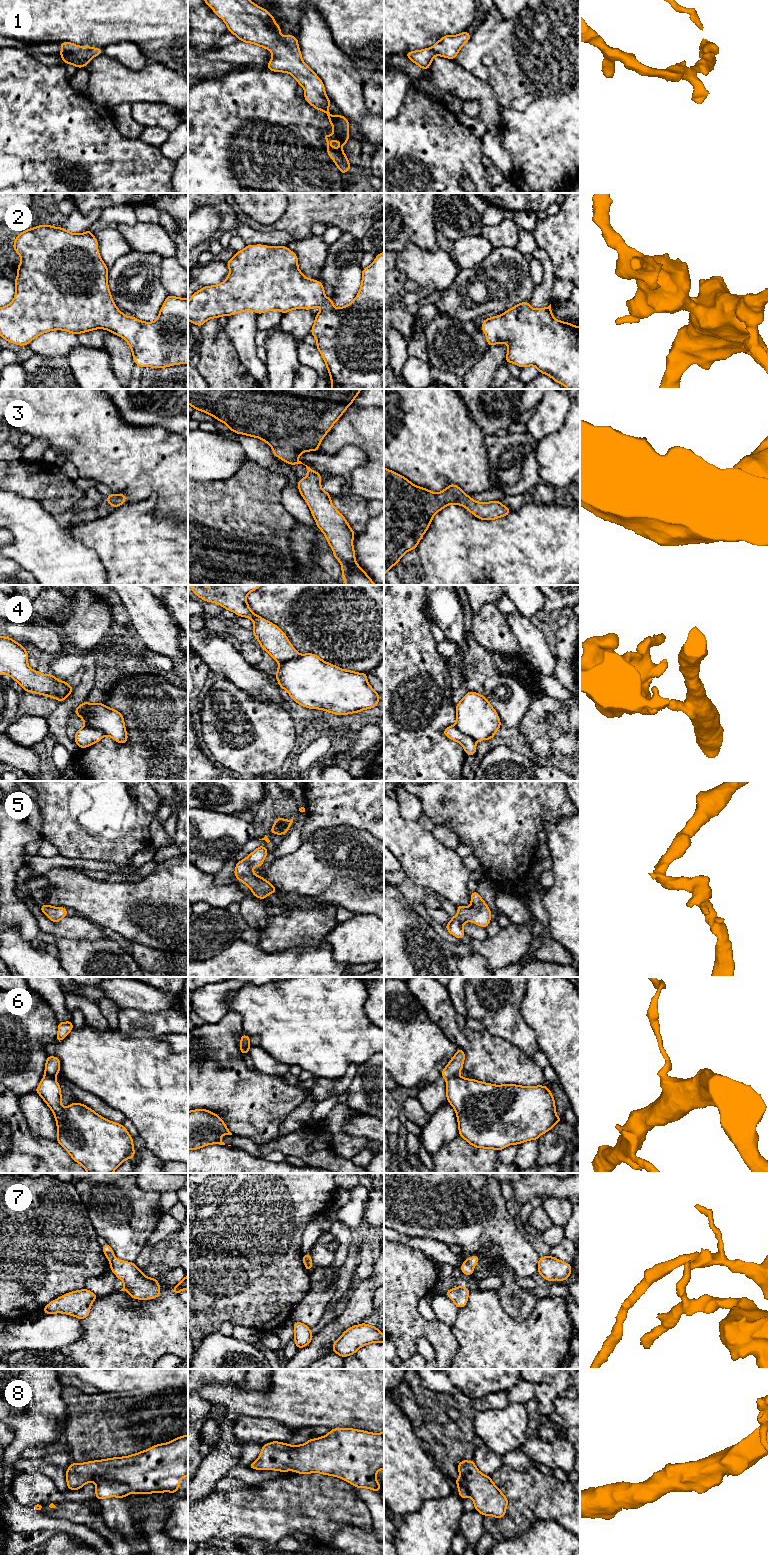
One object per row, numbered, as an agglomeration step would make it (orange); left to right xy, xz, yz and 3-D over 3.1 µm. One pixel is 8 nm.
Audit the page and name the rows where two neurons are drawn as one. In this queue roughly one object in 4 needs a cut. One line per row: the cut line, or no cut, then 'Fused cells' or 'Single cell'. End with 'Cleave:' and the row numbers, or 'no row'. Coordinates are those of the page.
1: No split. Single cell
2: No split. Single cell
3: No split. Single cell
4: Split along yz (454, 725), (469, 735), (475, 742). Fused cells
5: No split. Single cell
6: Split along yz (457, 1074), (447, 1079). Fused cells
7: No split. Single cell
8: Split along xy (94, 1477), (100, 1476), (109, 1480), (124, 1482), (132, 1491). Fused cells
Cleave: 4, 6, 8

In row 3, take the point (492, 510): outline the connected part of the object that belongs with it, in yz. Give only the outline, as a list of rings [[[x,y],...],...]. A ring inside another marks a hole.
[[[384,468],[384,577],[406,552],[416,549],[434,515],[451,504],[465,507],[481,520],[512,512],[500,501],[476,502],[455,484],[435,493]]]

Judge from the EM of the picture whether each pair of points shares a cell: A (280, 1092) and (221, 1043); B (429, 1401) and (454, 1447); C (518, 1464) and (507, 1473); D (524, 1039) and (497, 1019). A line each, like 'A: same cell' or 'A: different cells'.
A: same cell
B: same cell
C: different cells
D: same cell

